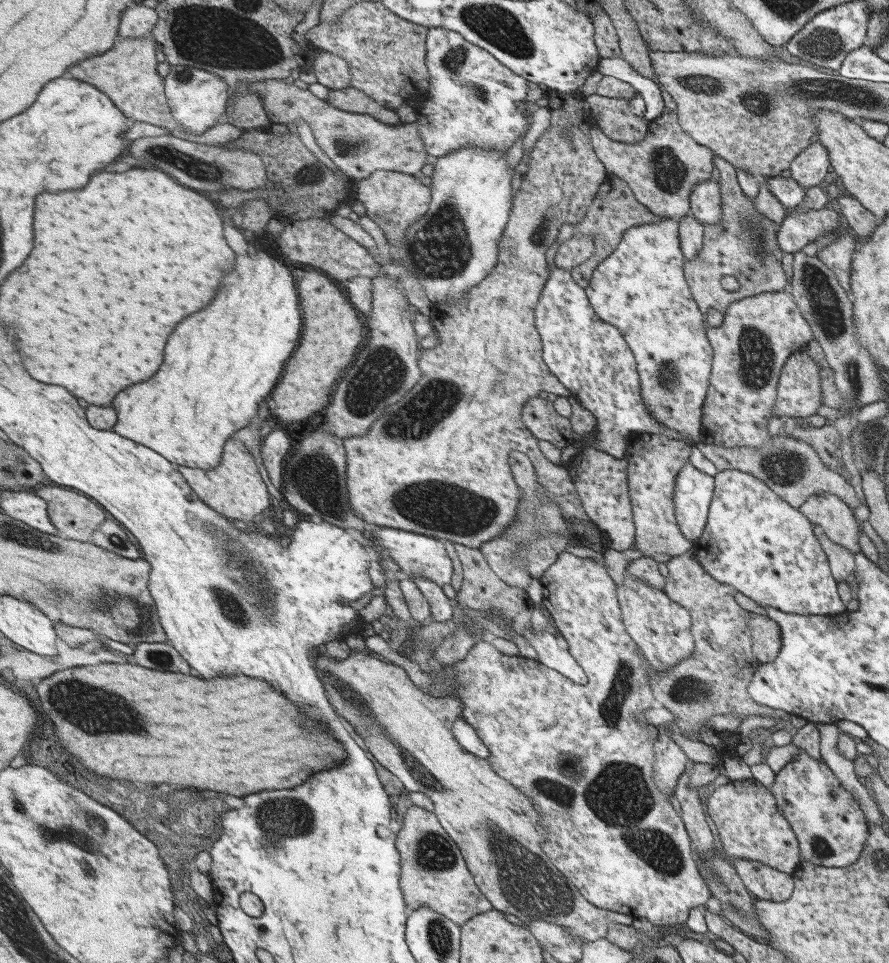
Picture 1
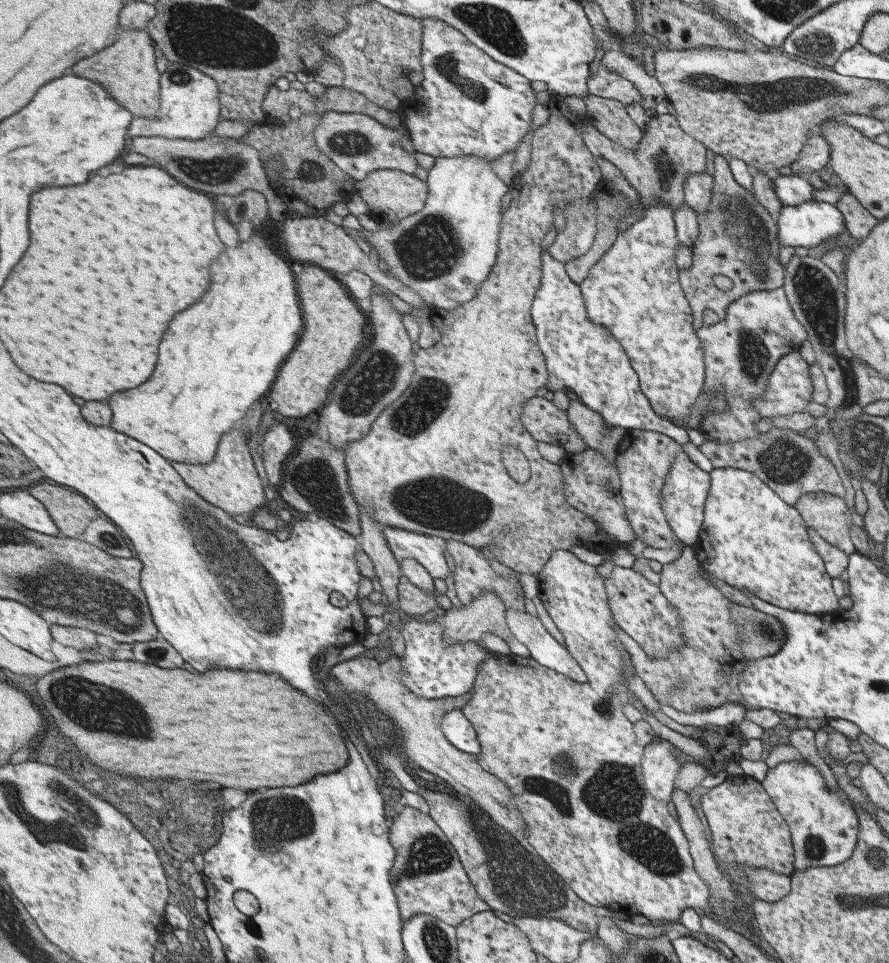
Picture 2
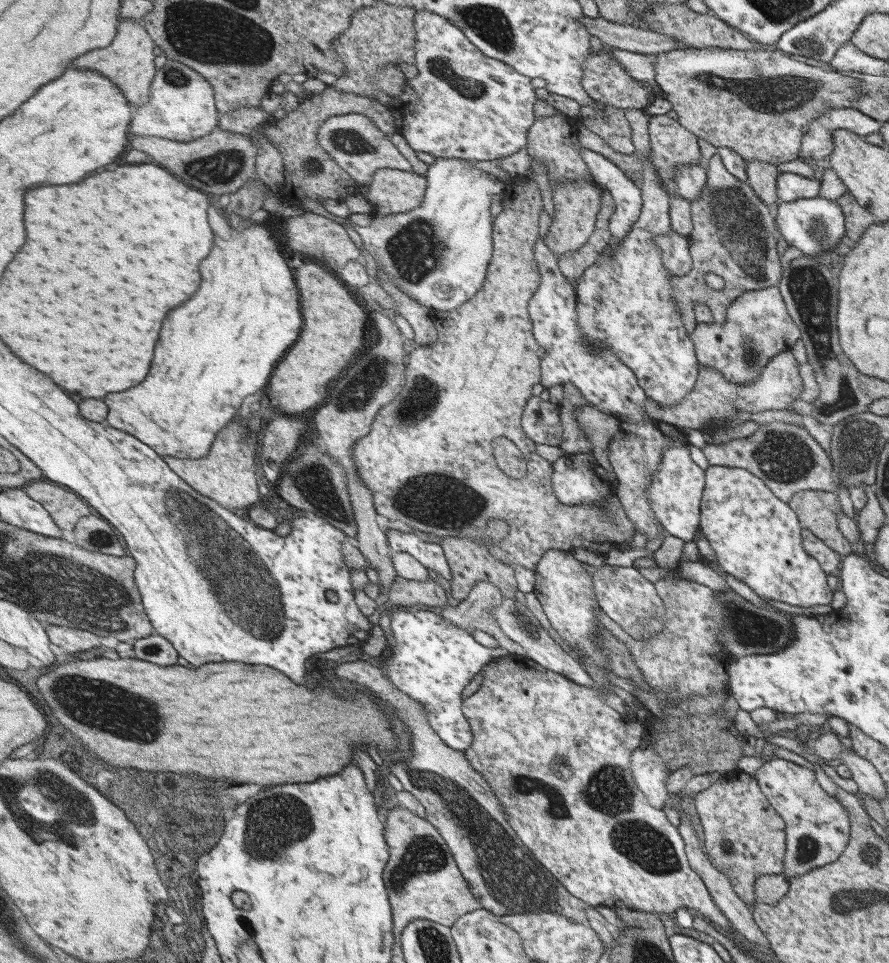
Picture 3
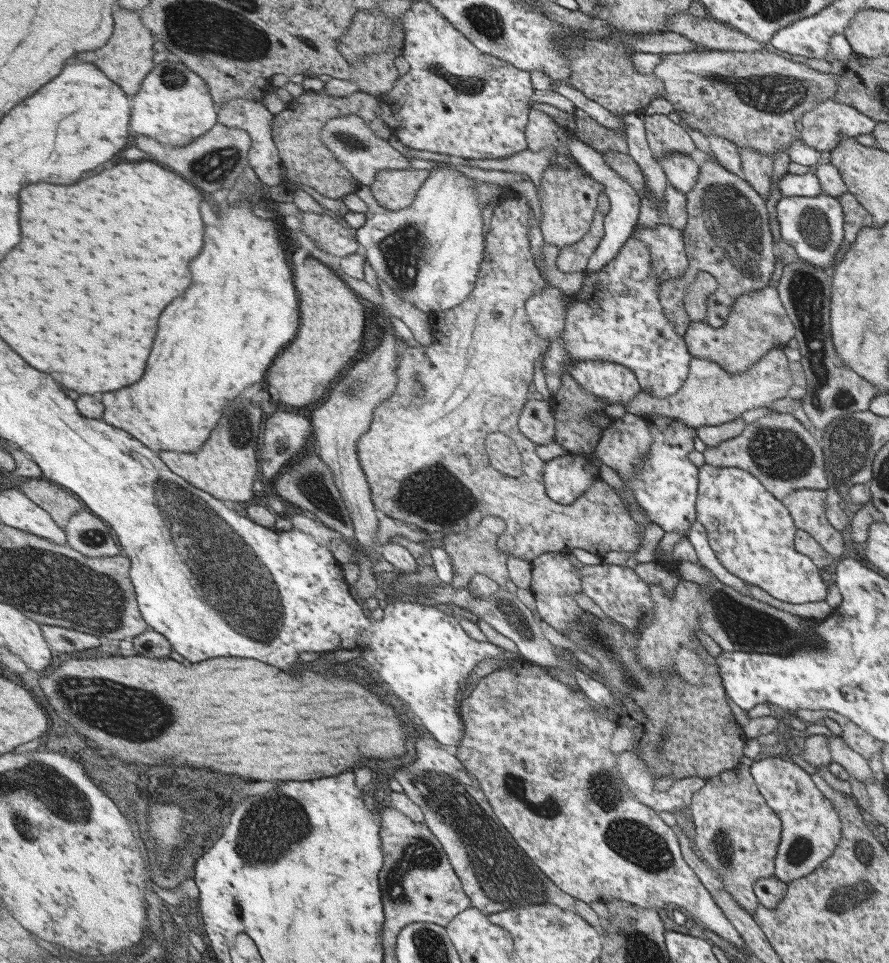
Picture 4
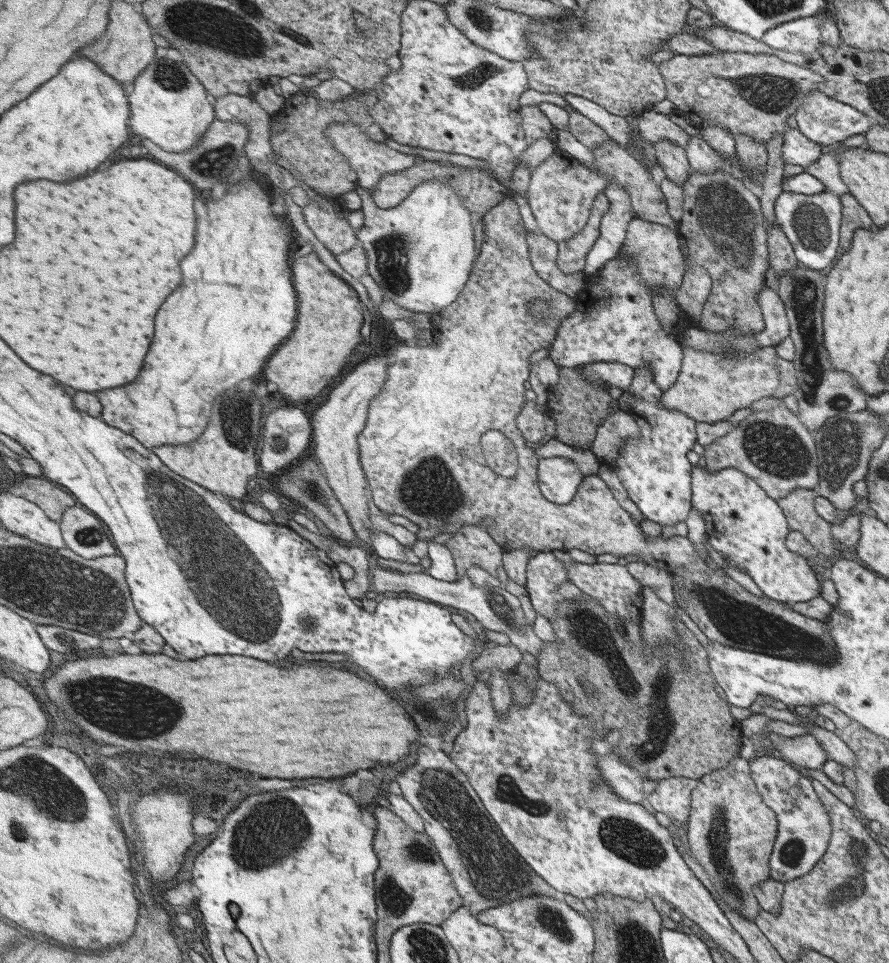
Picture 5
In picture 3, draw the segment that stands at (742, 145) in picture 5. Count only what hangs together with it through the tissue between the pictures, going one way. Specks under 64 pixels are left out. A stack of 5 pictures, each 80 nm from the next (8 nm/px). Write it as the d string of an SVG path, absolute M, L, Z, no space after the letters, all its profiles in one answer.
M745 160L746 183L754 188L763 204L768 207L777 203L776 178L779 172L775 170L775 165L759 162L758 160Z

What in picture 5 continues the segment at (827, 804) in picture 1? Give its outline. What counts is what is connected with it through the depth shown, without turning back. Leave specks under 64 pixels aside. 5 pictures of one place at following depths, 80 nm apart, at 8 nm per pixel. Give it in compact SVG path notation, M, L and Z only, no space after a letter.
M770 756L751 758L750 769L762 801L766 802L778 822L777 839L770 854L770 879L786 884L807 875L814 868L829 849L833 826L811 787L810 778L803 771L781 758Z

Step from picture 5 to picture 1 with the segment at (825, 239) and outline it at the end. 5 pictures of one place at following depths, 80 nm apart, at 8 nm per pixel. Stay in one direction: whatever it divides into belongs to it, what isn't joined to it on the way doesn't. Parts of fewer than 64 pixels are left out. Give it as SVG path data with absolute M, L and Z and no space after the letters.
M833 205L809 208L807 213L795 213L791 208L780 222L779 248L785 254L800 251L803 246L813 243L819 234L836 230L839 219Z

